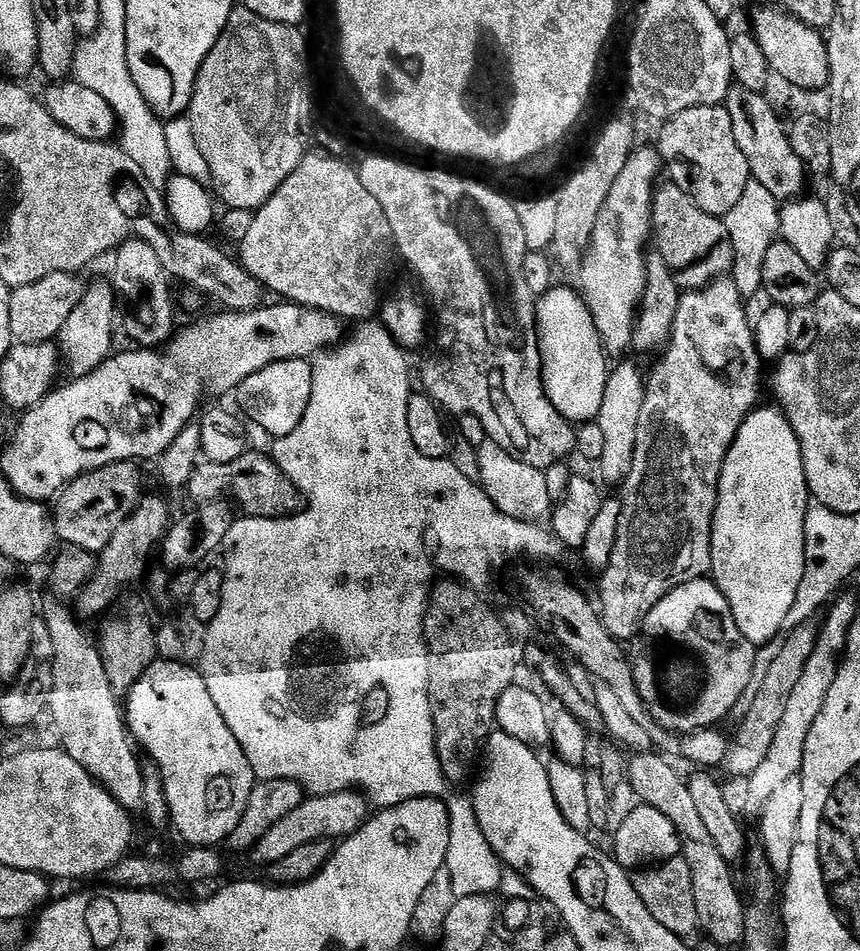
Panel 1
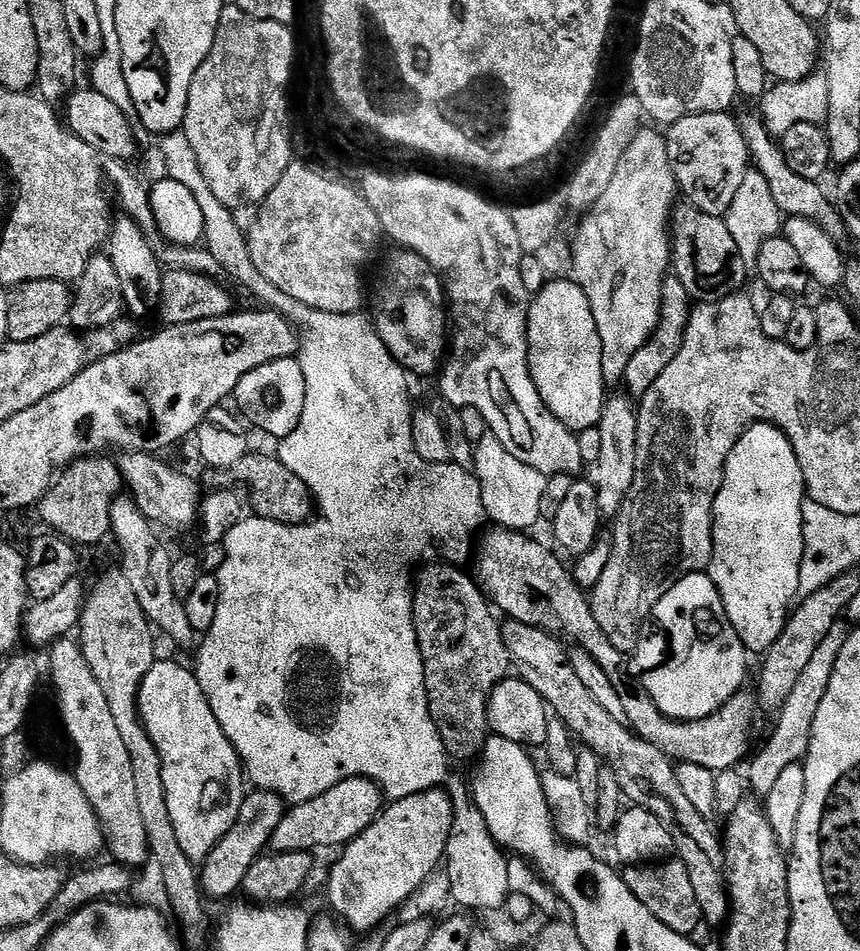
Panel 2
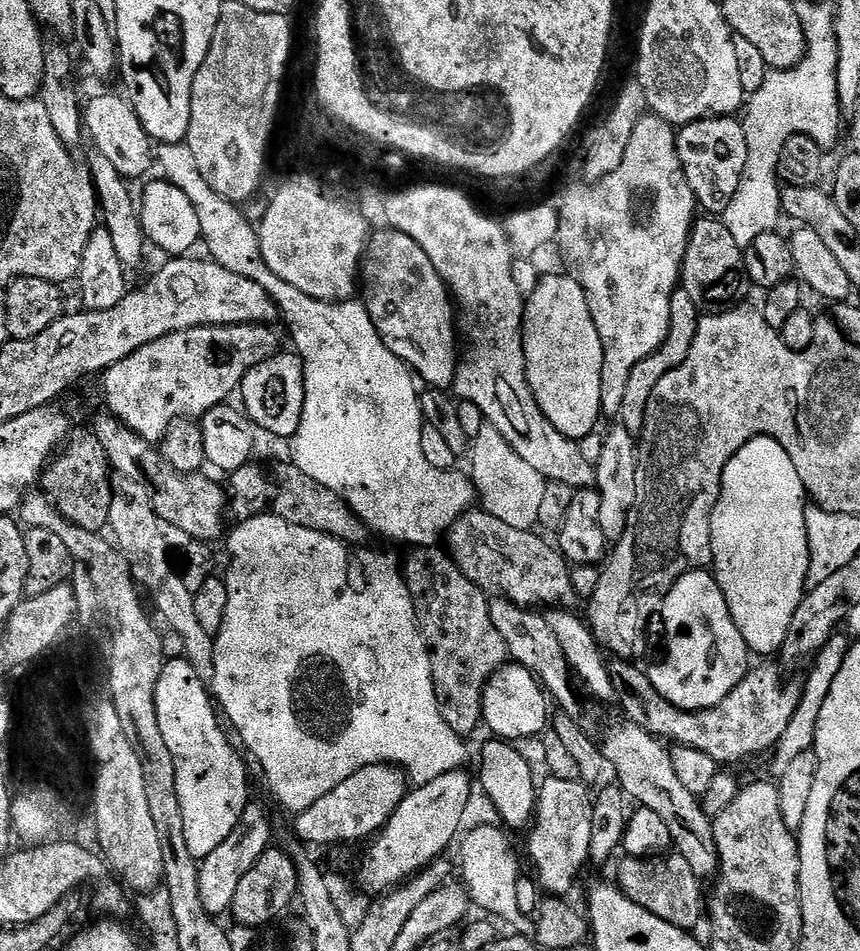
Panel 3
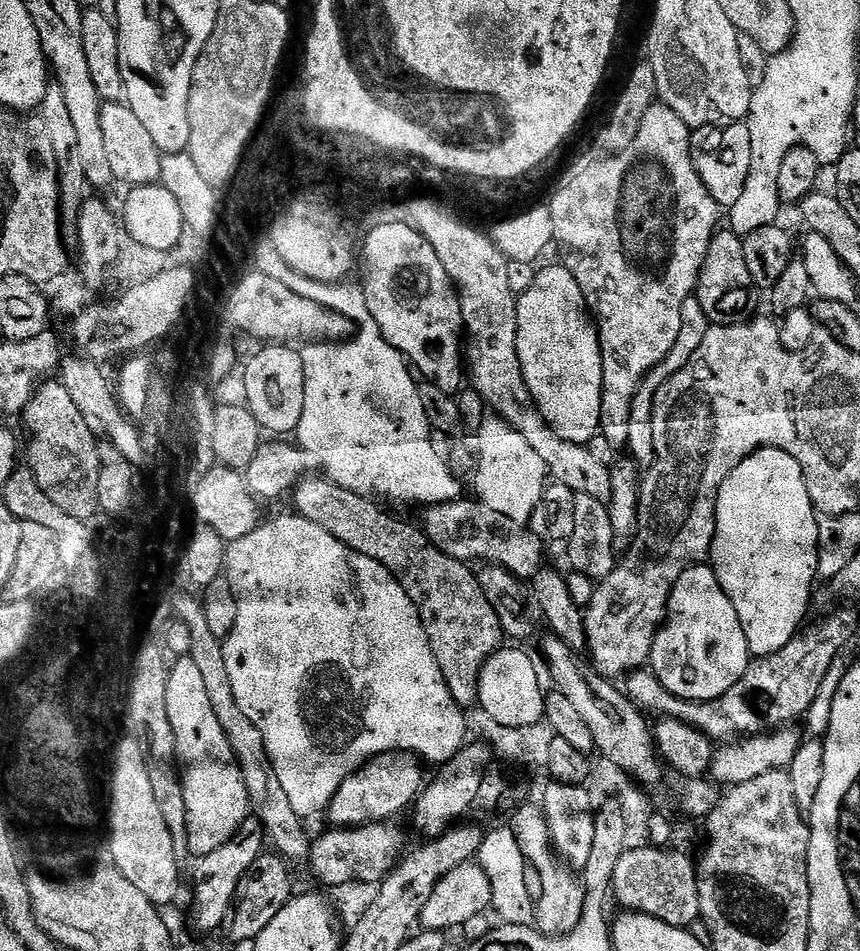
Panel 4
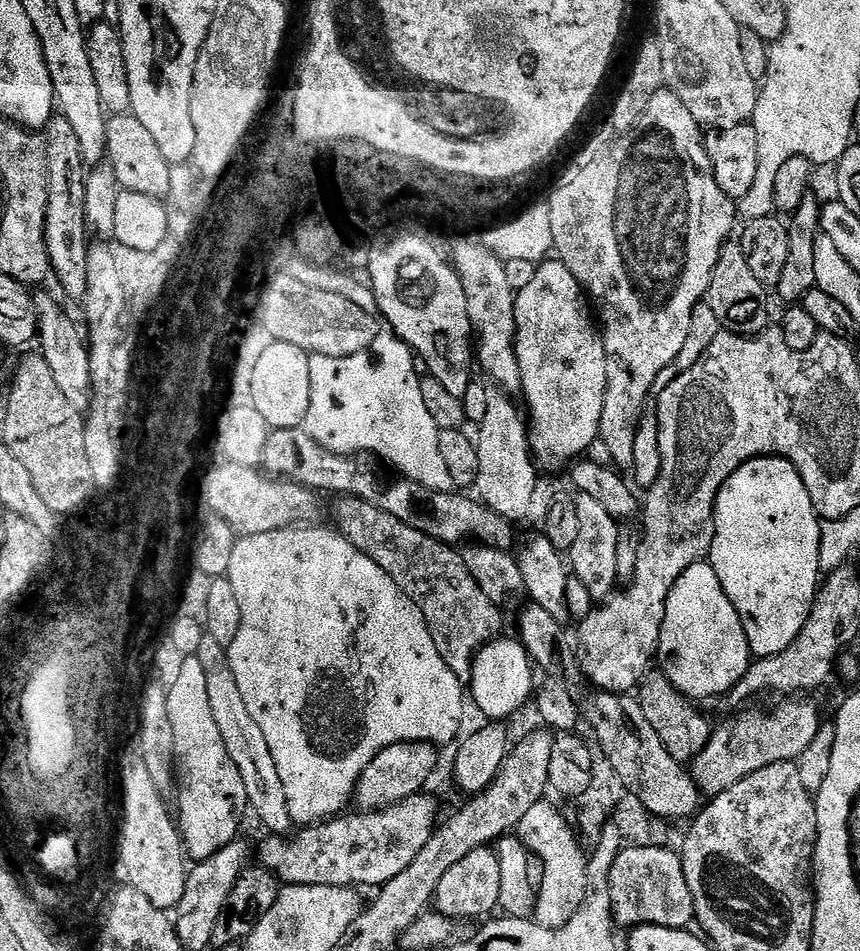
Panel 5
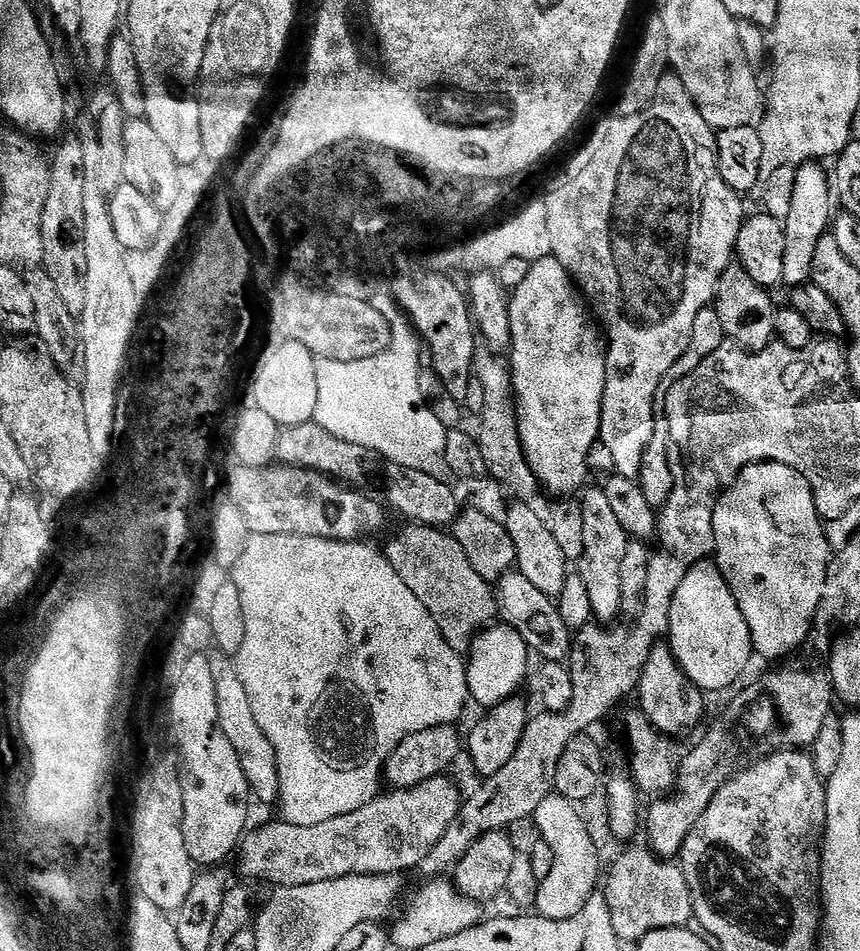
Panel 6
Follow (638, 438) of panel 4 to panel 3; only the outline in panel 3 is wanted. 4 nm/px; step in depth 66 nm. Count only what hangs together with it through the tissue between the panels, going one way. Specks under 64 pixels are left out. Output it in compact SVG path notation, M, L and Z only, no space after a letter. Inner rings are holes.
M678 290L672 295L670 302L670 334L666 342L650 358L642 358L634 370L630 370L630 382L626 382L626 394L622 398L622 410L618 417L619 423L628 428L634 434L643 433L644 419L646 418L646 402L650 402L650 394L654 394L654 386L670 374L682 362L686 362L686 354L694 346L694 334L698 334L698 322L702 315L702 309L696 305L694 298L683 290Z

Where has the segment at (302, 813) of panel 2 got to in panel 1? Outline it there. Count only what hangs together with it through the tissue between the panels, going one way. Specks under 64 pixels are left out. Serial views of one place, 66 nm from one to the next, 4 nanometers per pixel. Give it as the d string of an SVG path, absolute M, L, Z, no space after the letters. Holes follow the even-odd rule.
M353 790L350 792L331 792L325 796L308 796L286 818L274 822L266 834L257 844L252 845L250 855L256 864L267 866L286 858L286 854L298 850L298 846L306 846L306 842L331 840L339 842L353 836L363 826L370 815L370 805L361 793Z

